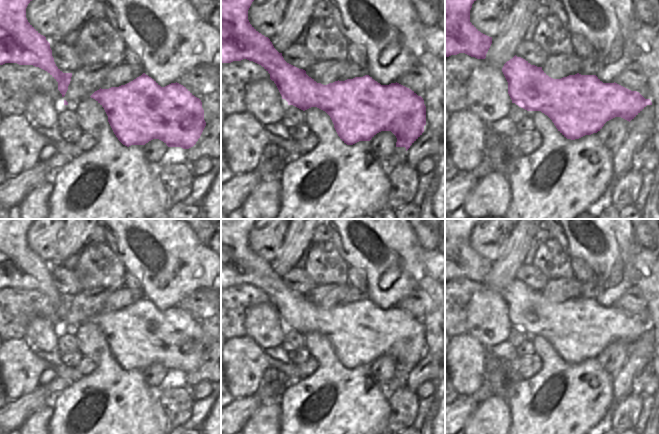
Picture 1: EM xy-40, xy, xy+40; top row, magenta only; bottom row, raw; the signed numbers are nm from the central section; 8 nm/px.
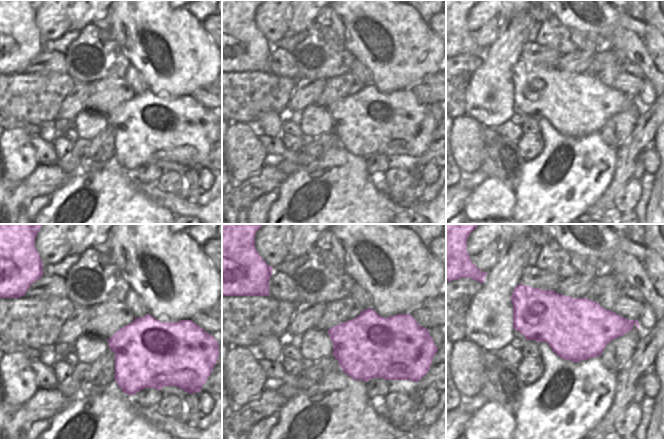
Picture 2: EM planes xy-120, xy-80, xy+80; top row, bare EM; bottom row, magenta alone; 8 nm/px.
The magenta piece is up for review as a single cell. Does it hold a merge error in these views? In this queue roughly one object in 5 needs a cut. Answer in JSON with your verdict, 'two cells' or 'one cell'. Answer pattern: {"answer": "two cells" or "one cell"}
{"answer": "one cell"}

